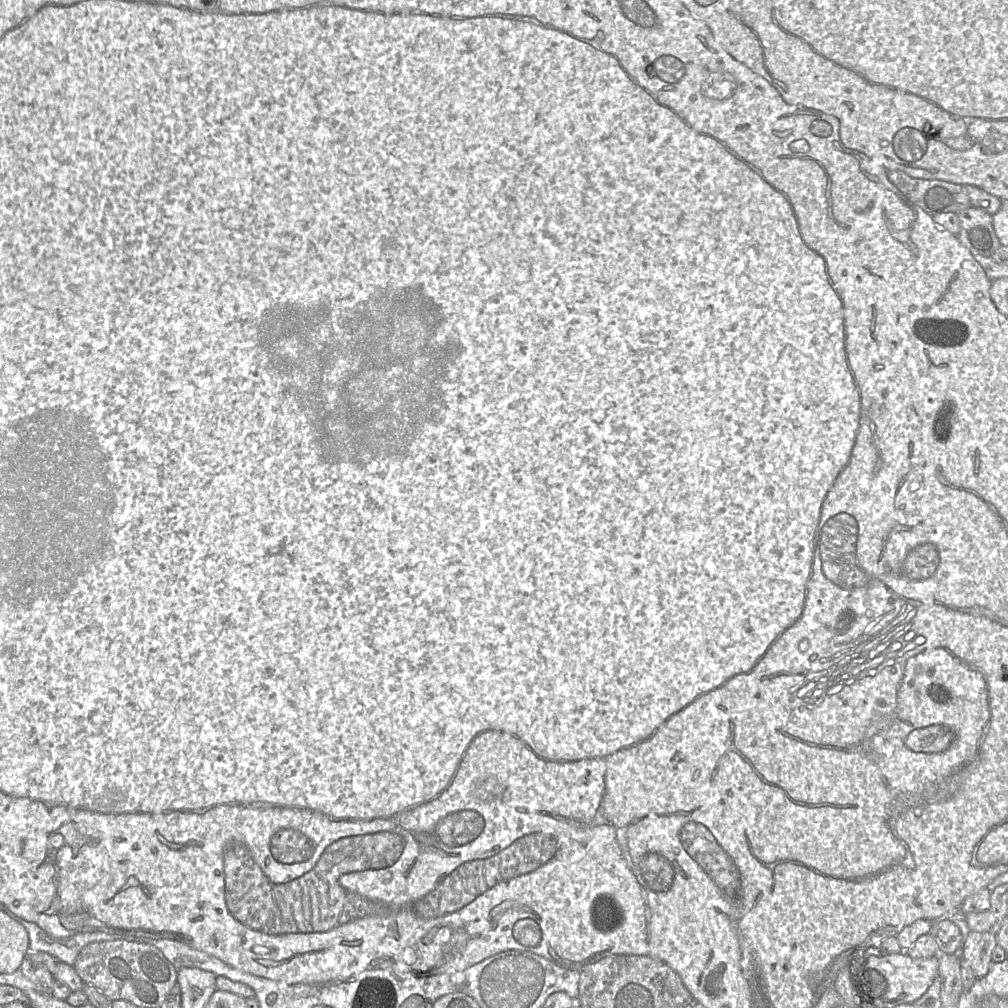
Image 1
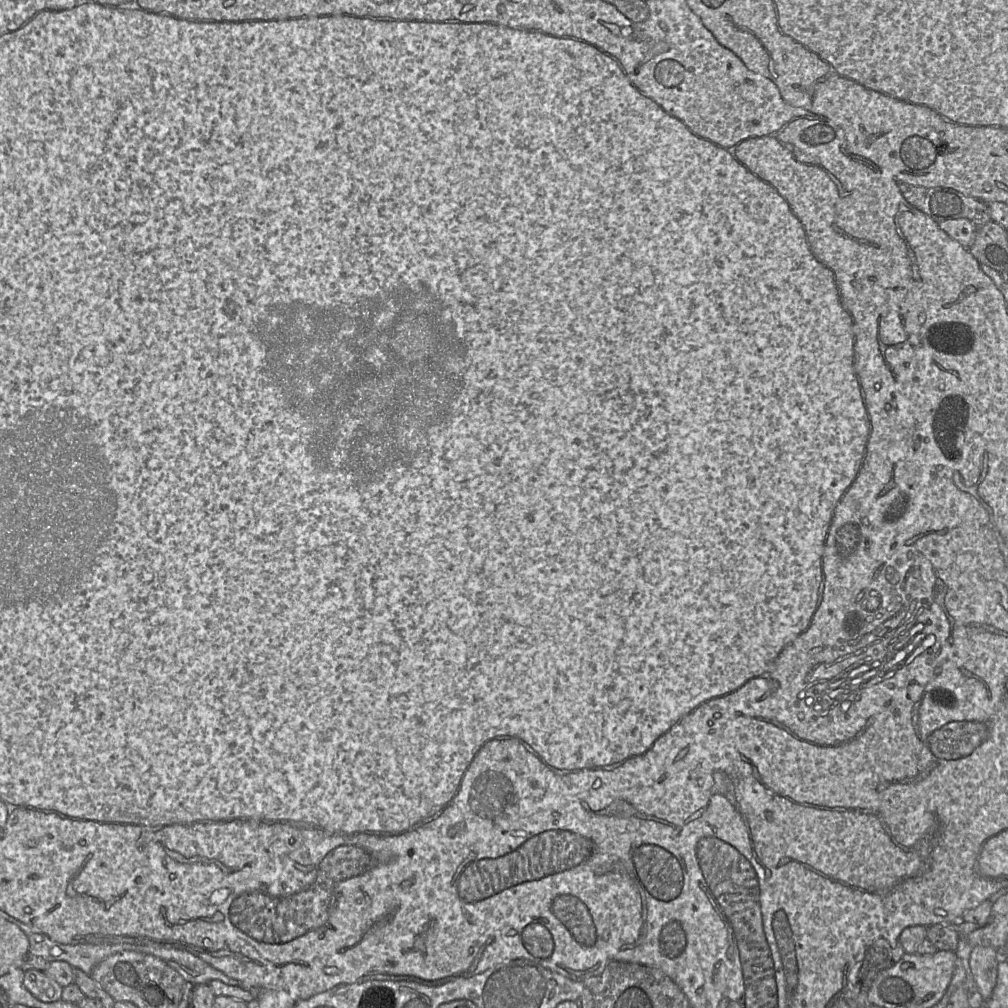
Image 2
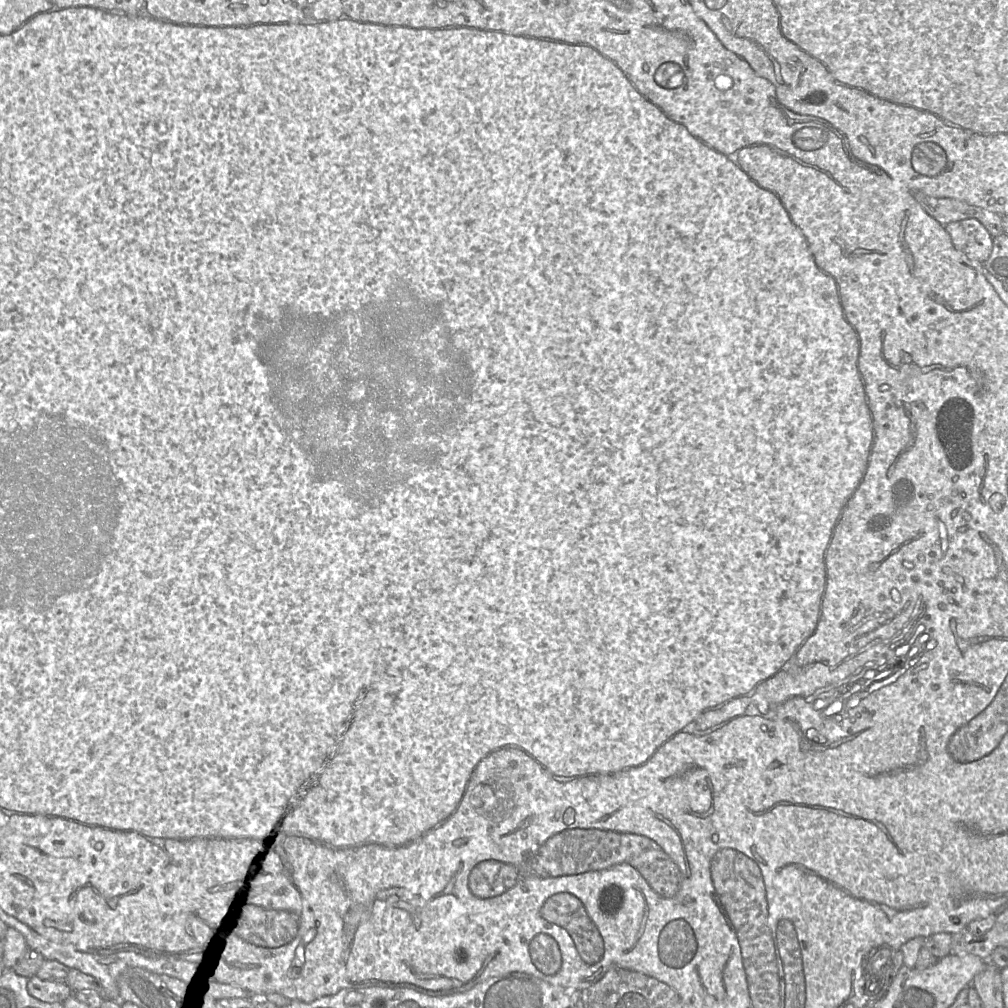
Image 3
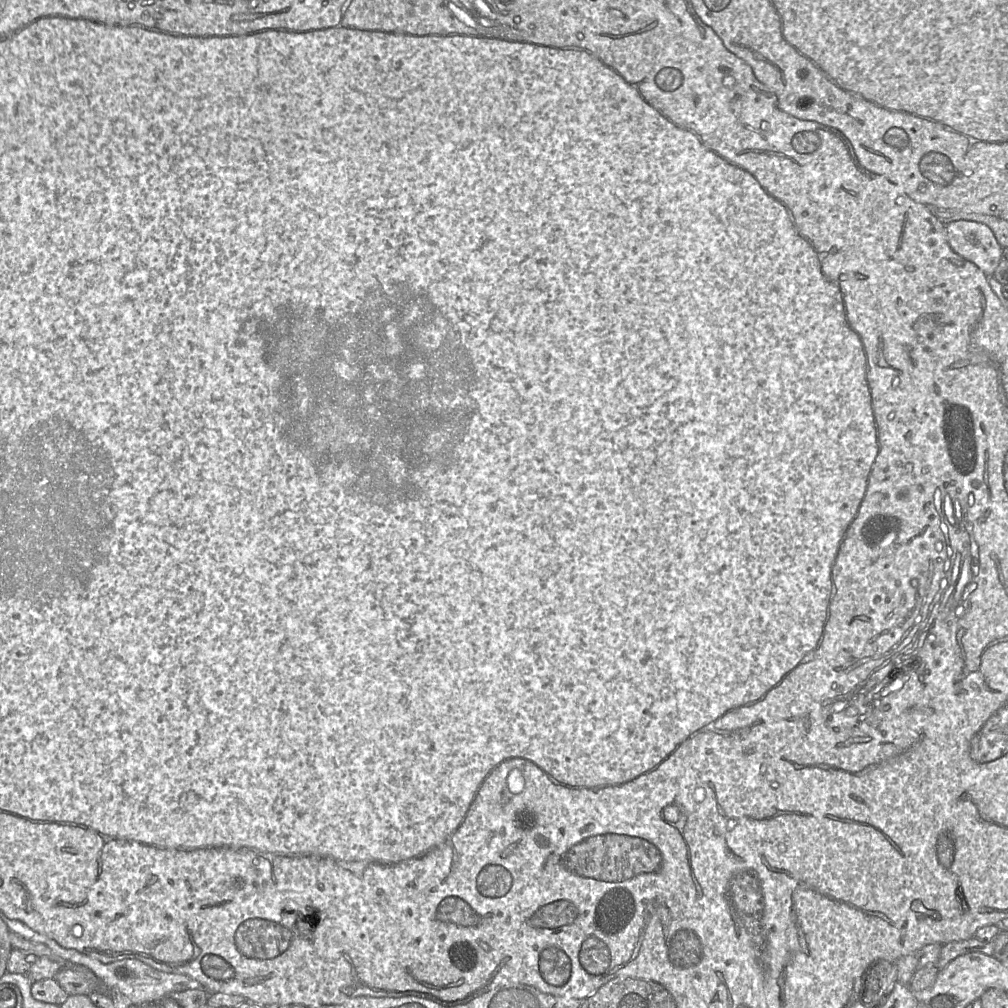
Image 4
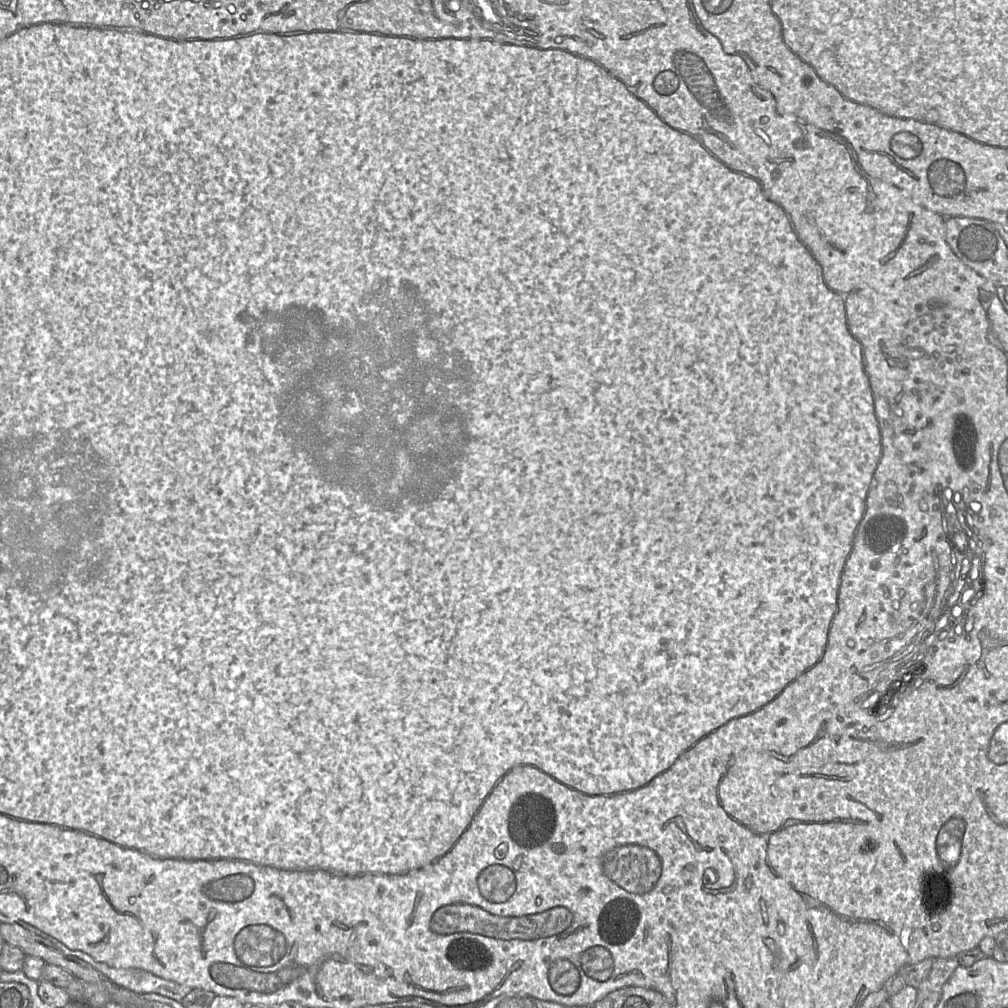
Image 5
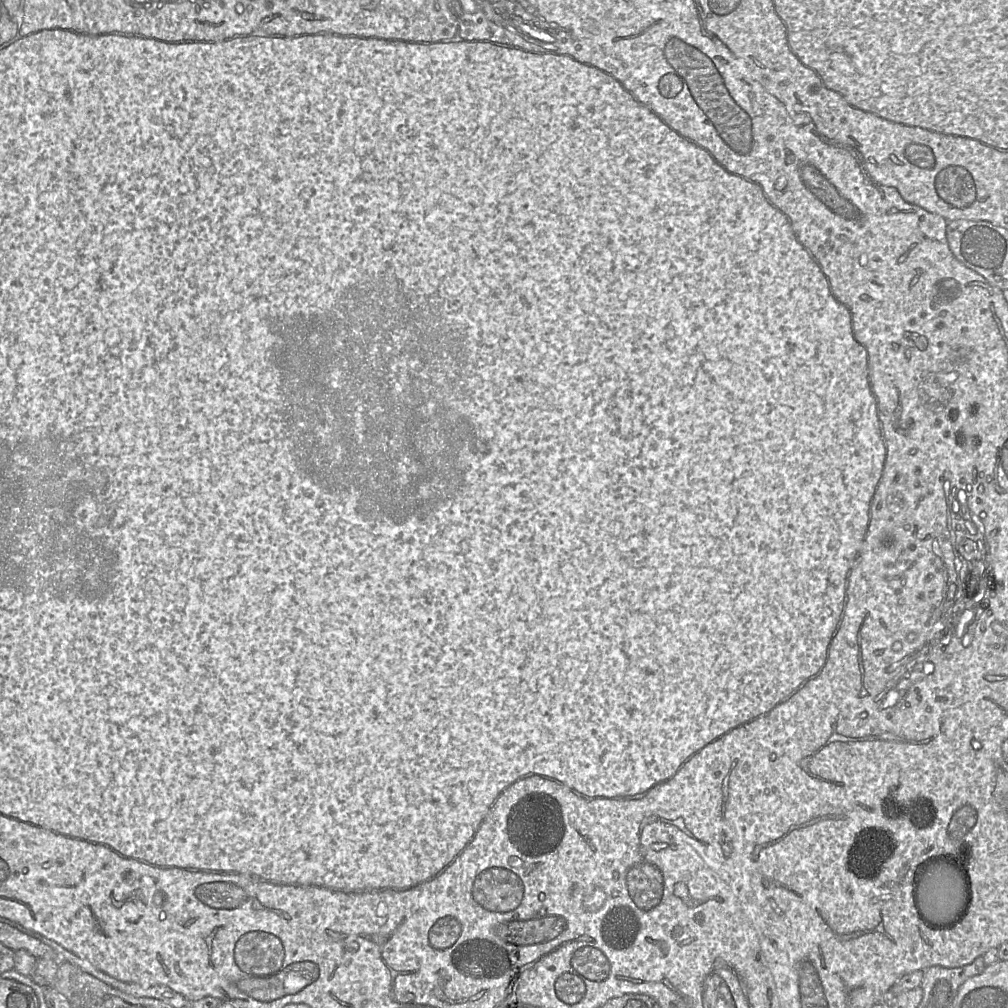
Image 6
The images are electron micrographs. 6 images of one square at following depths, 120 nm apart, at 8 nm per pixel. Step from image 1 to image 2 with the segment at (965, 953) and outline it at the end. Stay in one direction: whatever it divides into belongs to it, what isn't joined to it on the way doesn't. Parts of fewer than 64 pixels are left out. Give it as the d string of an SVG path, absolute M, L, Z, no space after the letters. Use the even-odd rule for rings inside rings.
M989 946L972 947L969 967L982 998L988 1000L997 981L996 949Z

